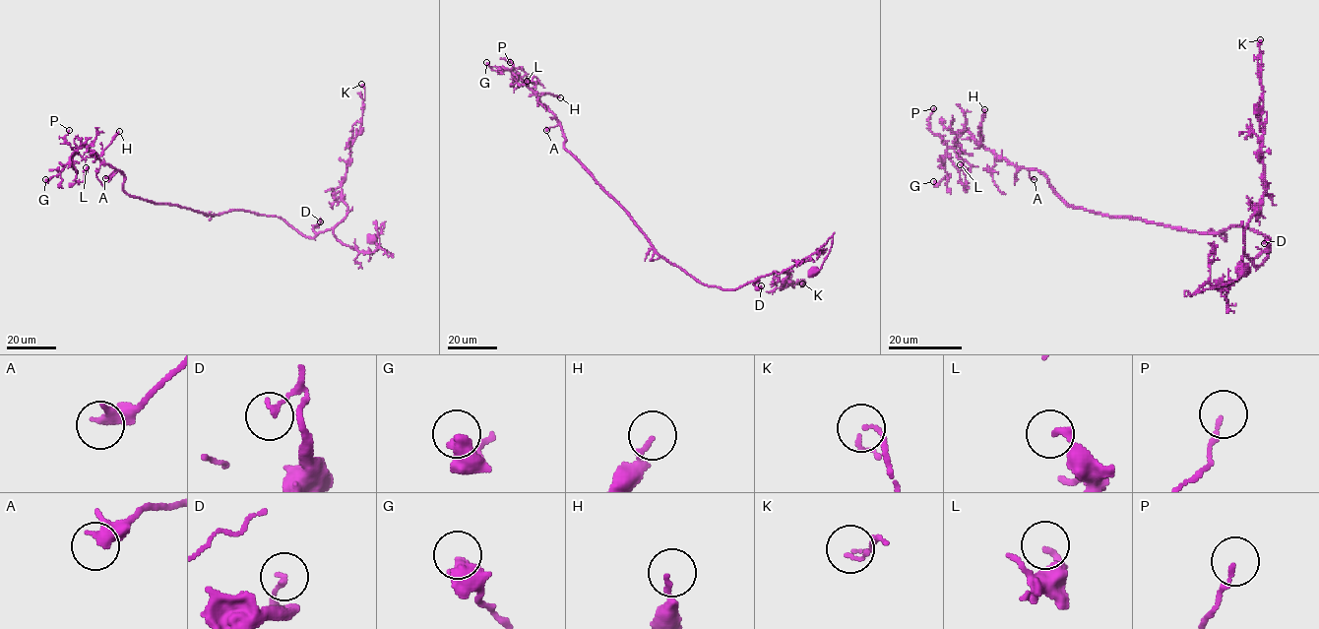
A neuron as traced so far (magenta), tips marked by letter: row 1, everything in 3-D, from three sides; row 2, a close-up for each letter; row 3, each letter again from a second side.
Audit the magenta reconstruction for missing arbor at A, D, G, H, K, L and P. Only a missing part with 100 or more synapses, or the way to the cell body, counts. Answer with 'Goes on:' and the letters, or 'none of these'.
Goes on: none of these

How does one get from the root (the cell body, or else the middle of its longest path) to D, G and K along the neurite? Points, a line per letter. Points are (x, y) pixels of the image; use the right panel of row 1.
D: (1242, 272), (1191, 294), (1207, 282), (1224, 289), (1246, 269), (1242, 256), (1252, 260), (1267, 248), (1264, 243)
G: (1242, 272), (1191, 294), (1231, 283), (1244, 255), (1258, 267), (1270, 241), (1072, 207), (968, 132), (933, 181)
K: (1242, 272), (1191, 294), (1207, 282), (1224, 289), (1246, 269), (1244, 230), (1265, 187), (1260, 39)

